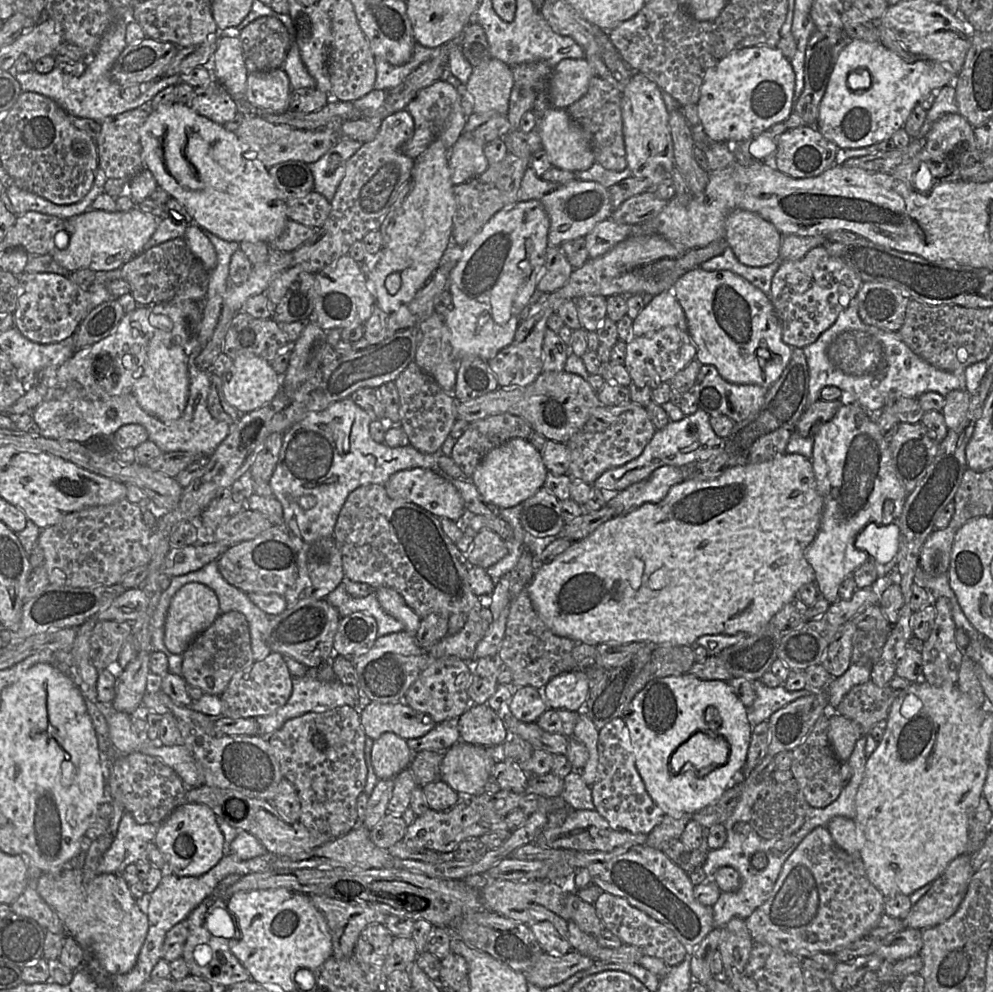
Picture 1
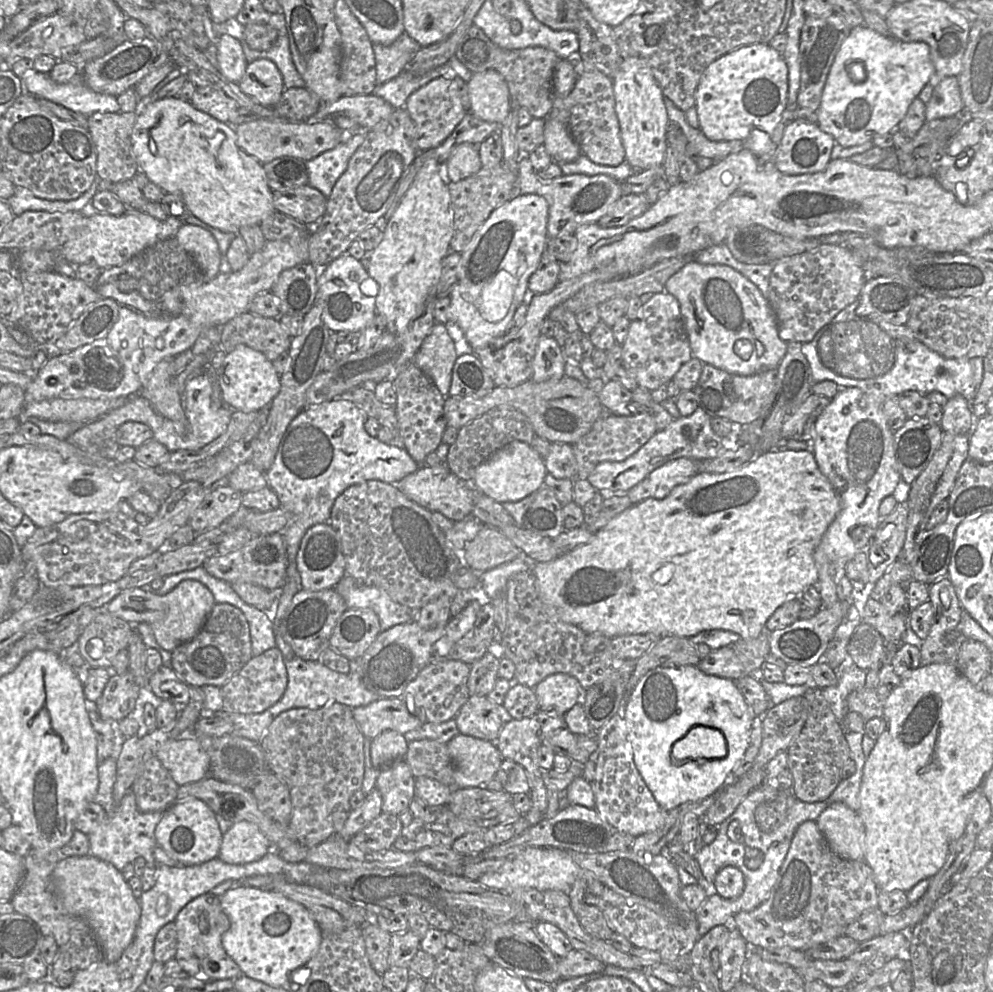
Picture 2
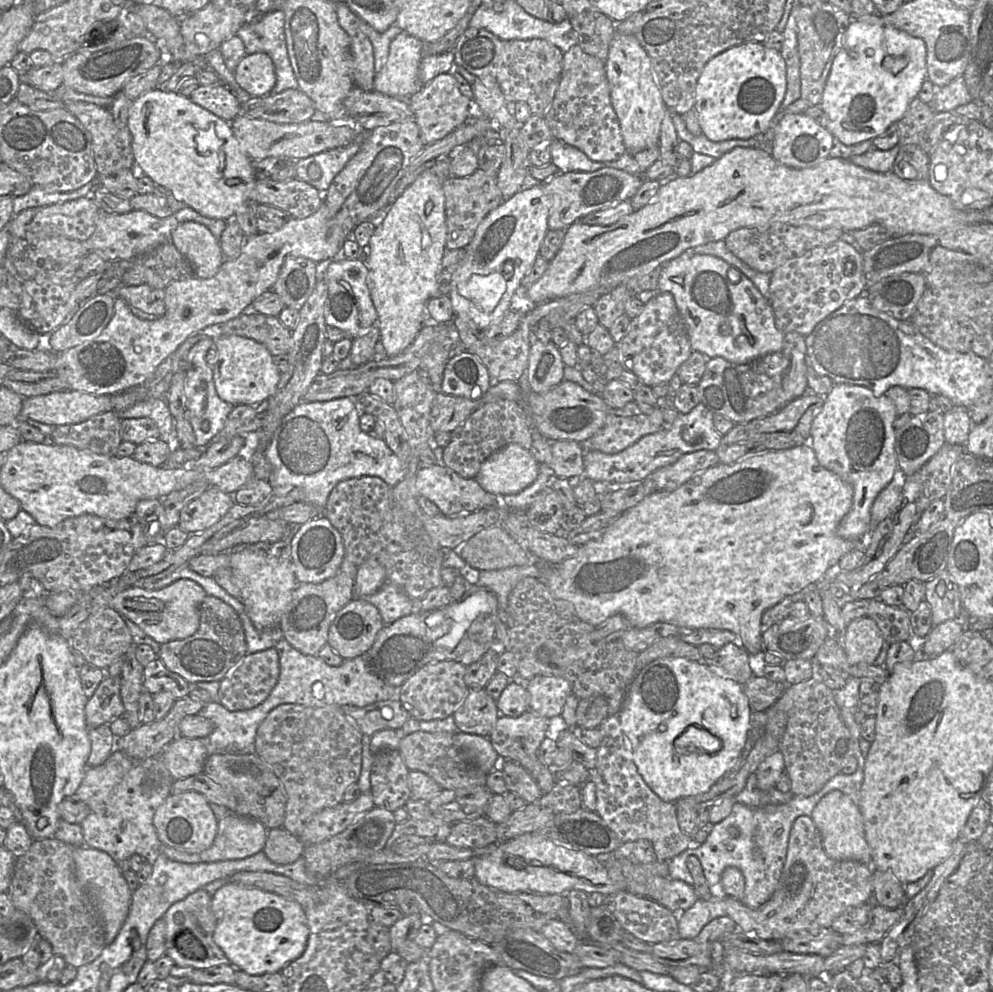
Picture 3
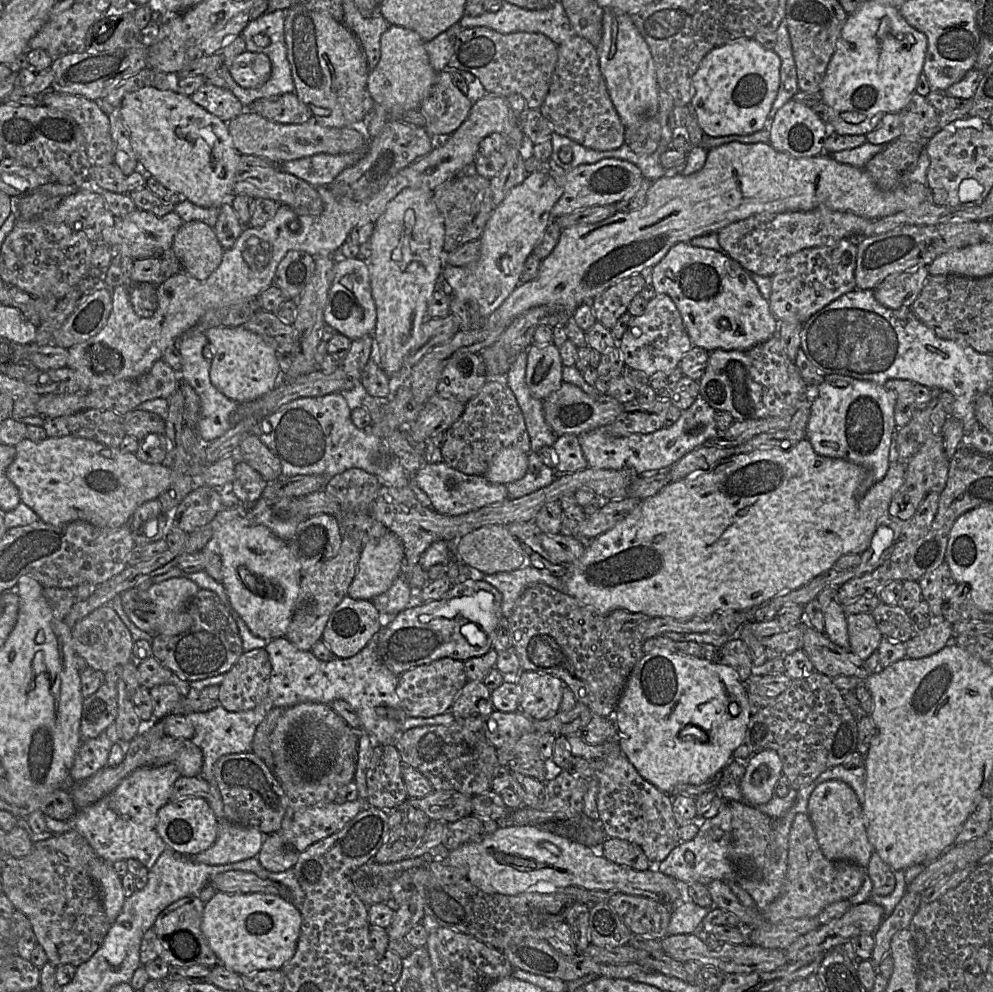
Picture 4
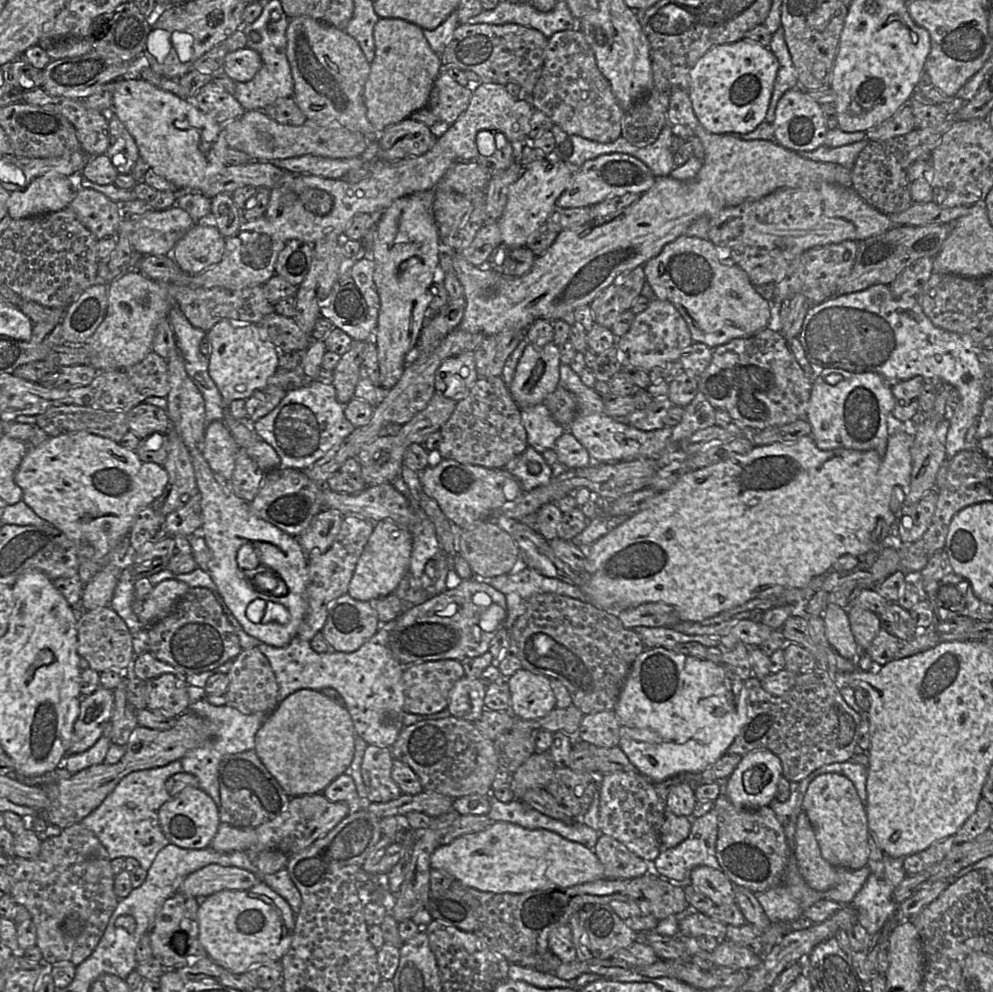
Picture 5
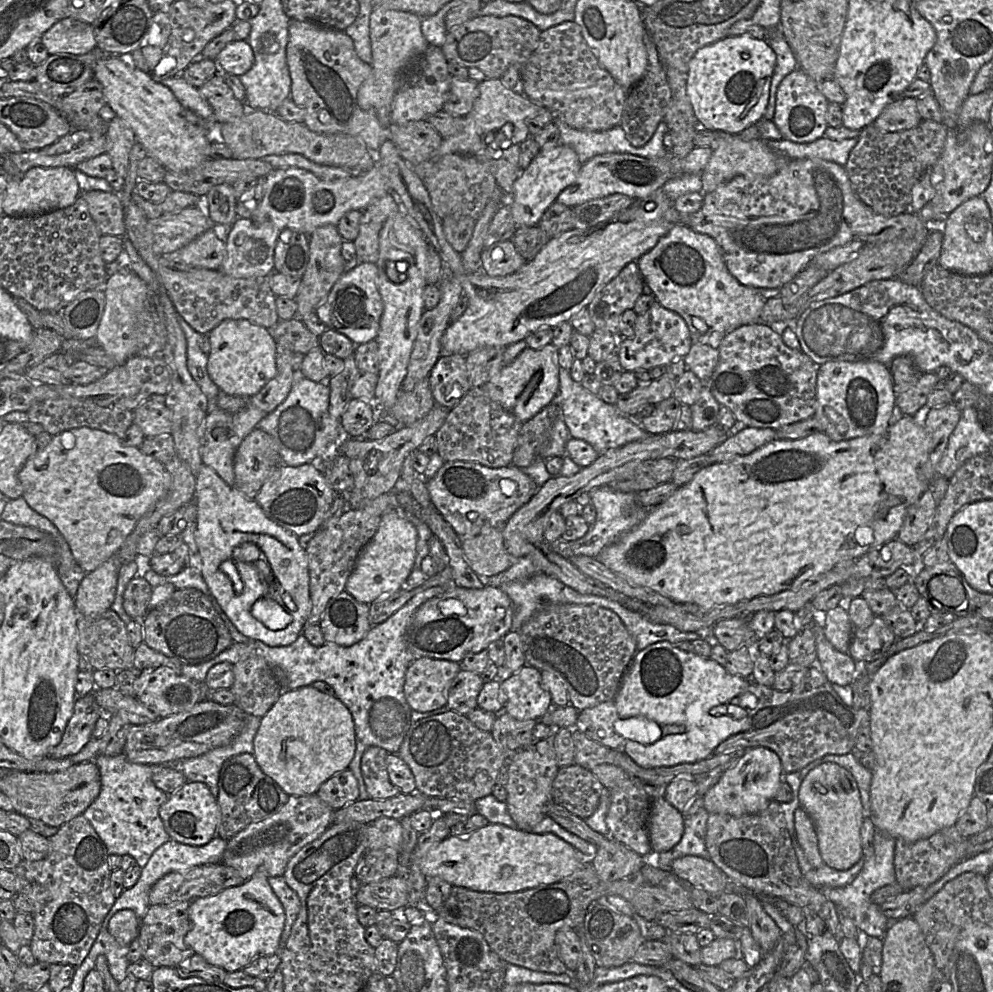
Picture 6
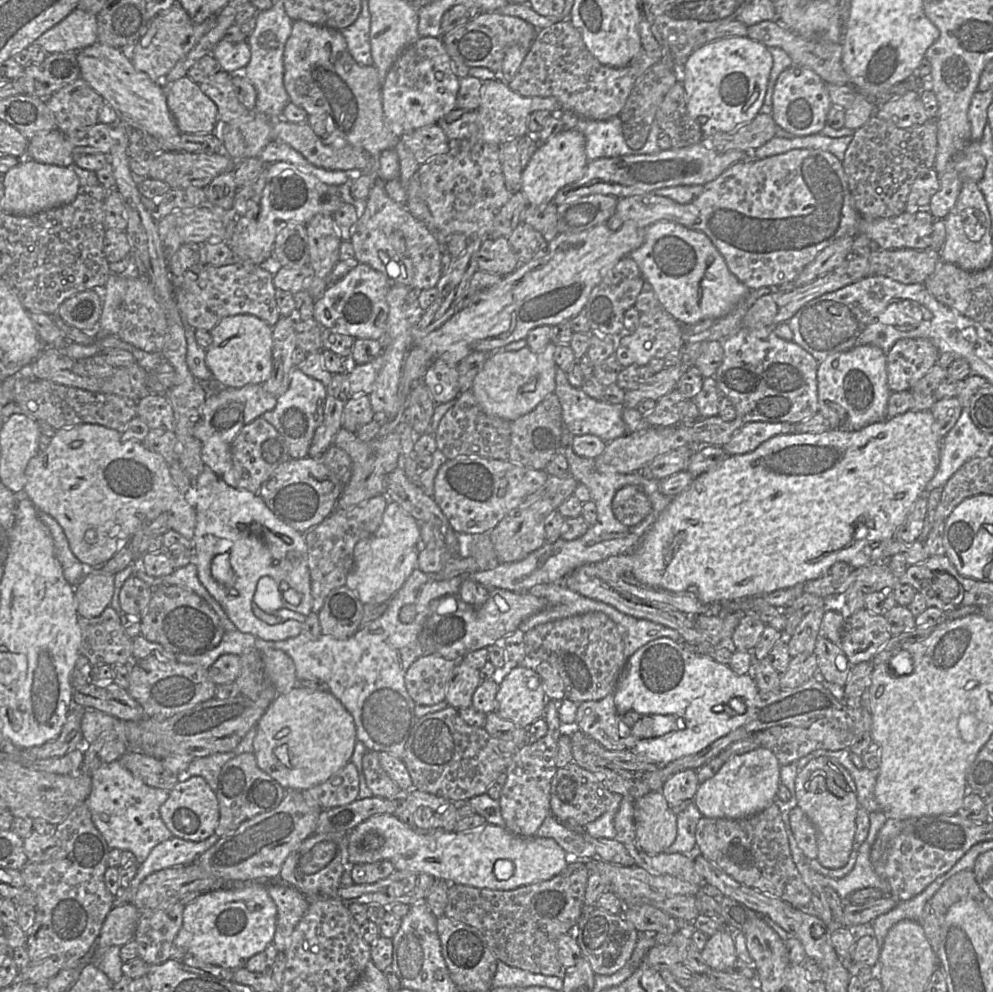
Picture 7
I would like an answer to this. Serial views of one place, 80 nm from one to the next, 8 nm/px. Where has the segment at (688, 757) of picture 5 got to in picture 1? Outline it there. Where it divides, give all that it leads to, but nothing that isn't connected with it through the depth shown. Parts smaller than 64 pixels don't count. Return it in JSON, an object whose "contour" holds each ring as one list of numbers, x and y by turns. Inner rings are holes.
{"contour":[[691,673,654,679,633,698,625,722,634,745,636,769,648,794,665,815,679,818,684,814,695,814,718,800,744,770,752,727,748,721,747,707,726,681,701,680],[696,732,718,734,727,741,728,751,725,762,700,772,688,763,679,773,673,774,670,771,671,755]]}

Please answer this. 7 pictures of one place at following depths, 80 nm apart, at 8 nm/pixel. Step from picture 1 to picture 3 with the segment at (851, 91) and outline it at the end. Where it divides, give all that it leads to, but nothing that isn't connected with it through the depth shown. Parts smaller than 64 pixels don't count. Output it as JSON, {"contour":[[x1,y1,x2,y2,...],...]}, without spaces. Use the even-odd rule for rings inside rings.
{"contour":[[881,15,852,19,845,31,841,46,833,59,829,75,825,82,820,103,823,111,823,126,845,145,858,144,884,134,891,124,897,123,904,116,910,103,918,96,923,82,927,79,926,55,926,44,922,39,910,36,904,31,895,28]]}

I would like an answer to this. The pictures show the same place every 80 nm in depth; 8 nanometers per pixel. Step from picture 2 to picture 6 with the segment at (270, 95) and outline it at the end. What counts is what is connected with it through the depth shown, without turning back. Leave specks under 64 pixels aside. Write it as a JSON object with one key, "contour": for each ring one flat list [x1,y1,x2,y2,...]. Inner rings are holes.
{"contour":[[246,40,228,43,215,59,220,70,241,76,254,64,254,53]]}

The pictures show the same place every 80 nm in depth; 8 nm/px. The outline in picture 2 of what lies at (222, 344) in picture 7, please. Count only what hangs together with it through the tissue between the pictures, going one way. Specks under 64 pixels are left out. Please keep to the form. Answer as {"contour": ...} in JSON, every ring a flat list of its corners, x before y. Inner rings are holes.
{"contour":[[240,344,226,354,221,366,216,370,222,398,231,409,242,412,259,411,270,405,280,391,280,377,272,361,264,354]]}

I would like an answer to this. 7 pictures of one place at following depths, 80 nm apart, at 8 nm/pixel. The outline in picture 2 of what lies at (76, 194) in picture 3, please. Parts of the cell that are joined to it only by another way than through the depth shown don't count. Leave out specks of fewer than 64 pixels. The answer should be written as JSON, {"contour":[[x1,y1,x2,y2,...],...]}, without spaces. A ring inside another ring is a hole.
{"contour":[[98,176,91,187,74,200,48,200,35,196,29,189,15,185,14,193,7,199,13,215,17,216,25,211,48,212,82,212,86,205,91,204,92,198,99,190,101,178]]}

